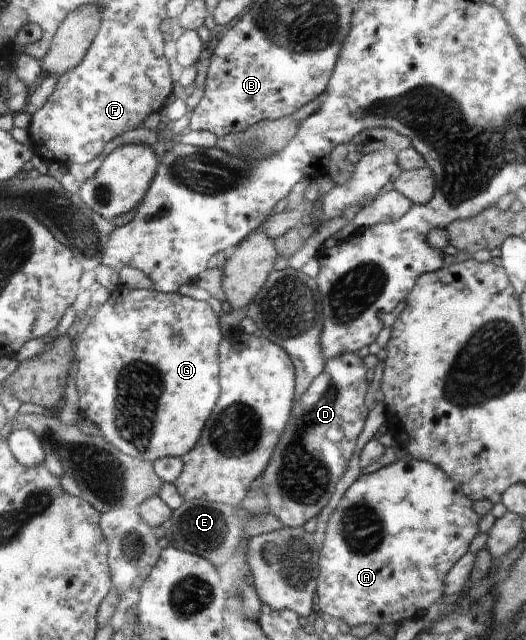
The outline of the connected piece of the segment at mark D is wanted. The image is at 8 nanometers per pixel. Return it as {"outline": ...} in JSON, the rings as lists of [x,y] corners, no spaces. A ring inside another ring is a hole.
{"outline":[[[345,352],[326,362],[324,371],[306,389],[306,393],[295,399],[295,421],[291,421],[291,429],[287,429],[287,437],[283,437],[283,445],[279,445],[275,461],[271,461],[271,469],[263,473],[269,511],[275,513],[285,526],[302,527],[329,503],[337,482],[354,456],[357,438],[367,419],[365,393],[369,387],[363,361],[355,353]]]}

